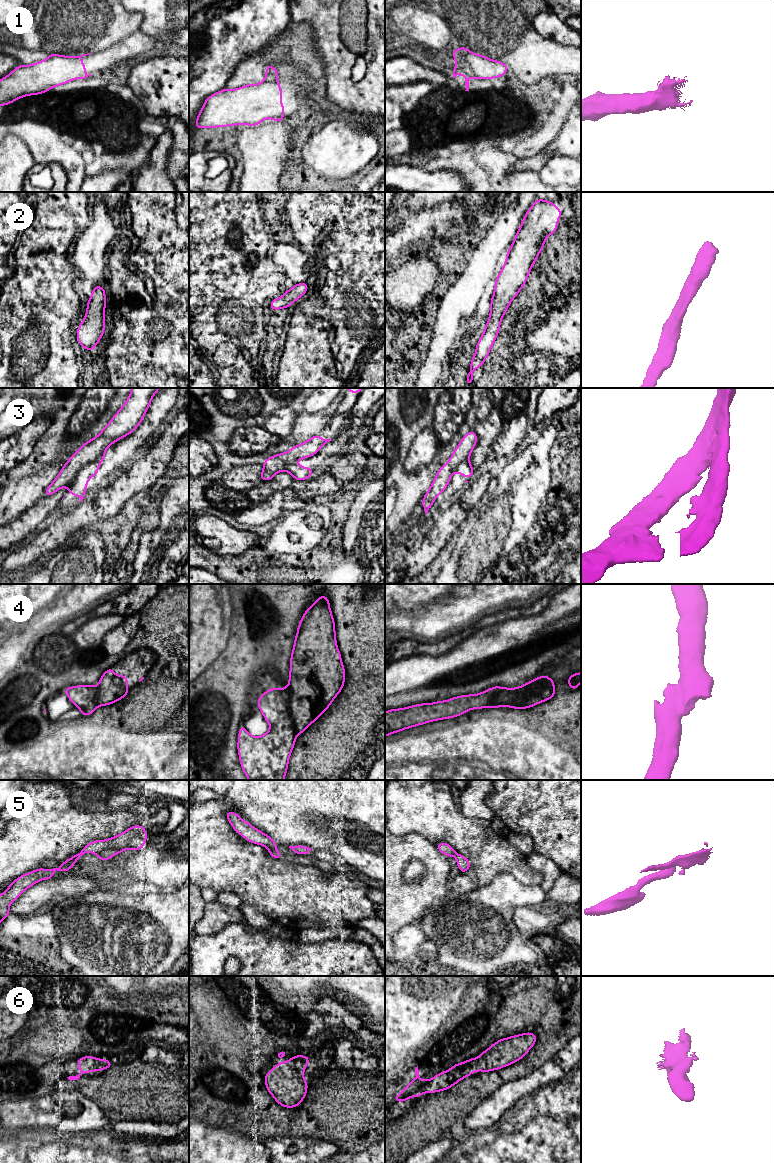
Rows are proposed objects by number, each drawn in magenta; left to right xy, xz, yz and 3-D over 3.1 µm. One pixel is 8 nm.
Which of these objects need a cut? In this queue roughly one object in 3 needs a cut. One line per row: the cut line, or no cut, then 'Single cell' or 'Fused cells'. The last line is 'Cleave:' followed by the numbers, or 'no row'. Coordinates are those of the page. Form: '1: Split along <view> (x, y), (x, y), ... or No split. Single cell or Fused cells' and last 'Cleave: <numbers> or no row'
1: No split. Single cell
2: No split. Single cell
3: Split along xy (104, 450), (93, 461), (85, 465), (70, 483). Fused cells
4: Split along xz (288, 687), (290, 716), (297, 733). Fused cells
5: No split. Single cell
6: No split. Single cell
Cleave: 3, 4

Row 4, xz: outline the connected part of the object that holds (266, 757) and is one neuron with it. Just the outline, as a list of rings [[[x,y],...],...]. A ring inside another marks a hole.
[[[270,688],[258,697],[257,704],[270,729],[260,737],[252,736],[244,725],[238,733],[237,750],[241,768],[249,780],[284,780],[289,757],[297,738],[294,721],[289,708],[289,688]]]

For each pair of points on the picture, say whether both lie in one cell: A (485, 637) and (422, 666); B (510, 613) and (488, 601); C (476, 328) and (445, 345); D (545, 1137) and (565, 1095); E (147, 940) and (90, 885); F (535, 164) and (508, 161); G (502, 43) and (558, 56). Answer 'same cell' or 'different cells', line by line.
A: same cell
B: different cells
C: different cells
D: same cell
E: different cells
F: different cells
G: same cell

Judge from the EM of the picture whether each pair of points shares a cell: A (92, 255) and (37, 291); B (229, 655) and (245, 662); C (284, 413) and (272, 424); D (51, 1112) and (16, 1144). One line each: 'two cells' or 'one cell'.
A: two cells
B: one cell
C: one cell
D: two cells

